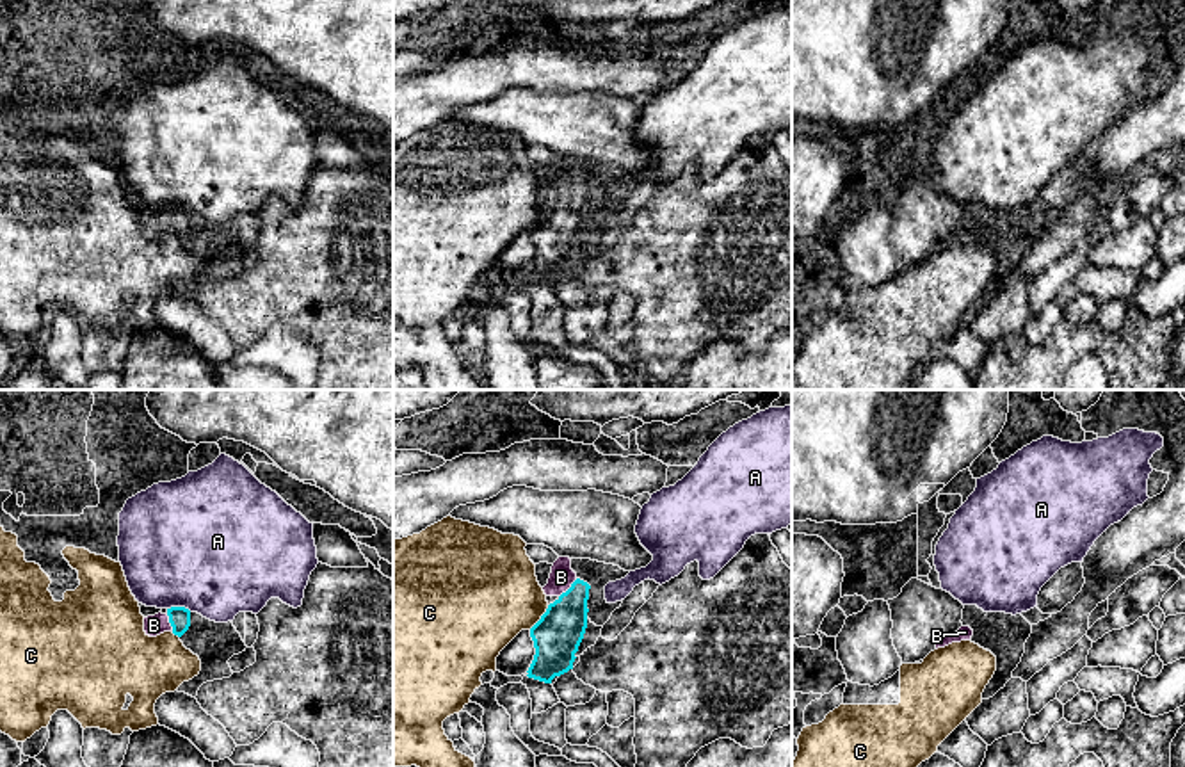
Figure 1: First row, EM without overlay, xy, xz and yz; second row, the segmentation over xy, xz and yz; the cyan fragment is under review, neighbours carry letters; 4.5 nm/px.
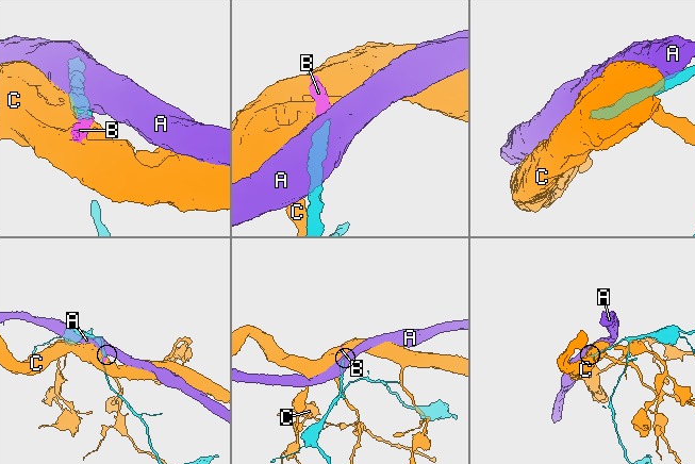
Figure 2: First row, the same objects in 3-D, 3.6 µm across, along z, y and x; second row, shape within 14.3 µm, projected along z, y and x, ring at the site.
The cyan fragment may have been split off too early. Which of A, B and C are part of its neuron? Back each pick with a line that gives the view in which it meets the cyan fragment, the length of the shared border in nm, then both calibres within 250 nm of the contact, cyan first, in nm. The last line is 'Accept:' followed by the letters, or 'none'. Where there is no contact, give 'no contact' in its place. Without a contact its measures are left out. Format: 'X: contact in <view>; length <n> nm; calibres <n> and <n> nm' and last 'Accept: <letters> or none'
B: contact in xz; length 120 nm; calibres 220 and 110 nm
Accept: B

